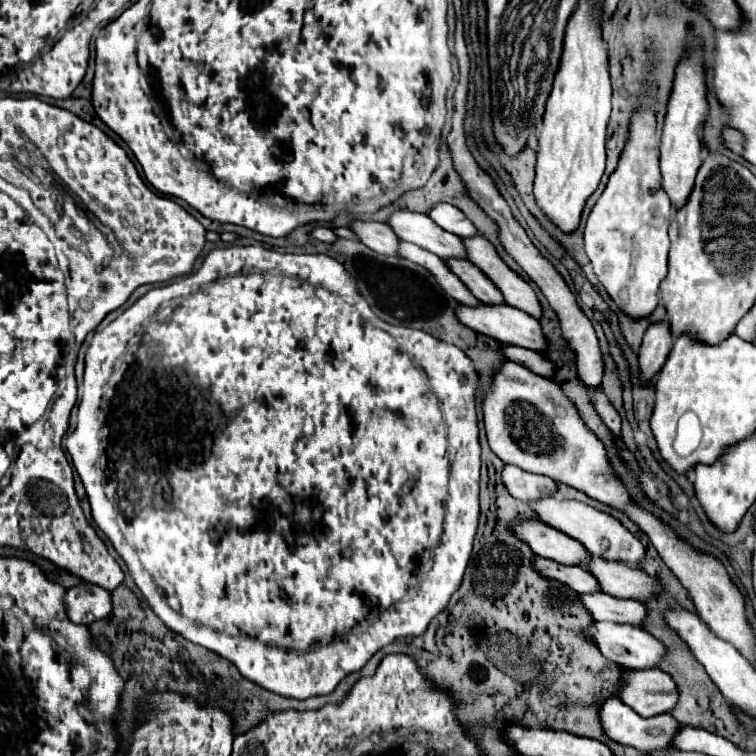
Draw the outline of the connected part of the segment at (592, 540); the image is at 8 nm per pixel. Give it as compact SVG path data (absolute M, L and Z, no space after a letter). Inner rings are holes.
M545 497L529 503L529 507L537 513L539 521L545 525L569 535L571 539L579 541L591 555L597 557L607 557L609 561L633 561L639 563L645 557L645 547L637 537L633 537L615 517L597 511L581 501L569 501L569 499L555 499L555 497Z

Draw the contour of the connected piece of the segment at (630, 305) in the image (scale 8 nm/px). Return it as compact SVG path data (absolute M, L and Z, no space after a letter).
M639 111L631 119L631 133L625 145L625 153L621 155L617 171L609 177L609 183L591 209L587 227L585 227L585 251L593 265L593 273L615 301L615 305L633 321L647 319L655 307L659 305L659 285L667 277L667 253L669 253L669 235L667 229L671 225L671 201L665 197L661 189L661 173L659 173L659 137L661 137L661 123L655 119L651 111Z

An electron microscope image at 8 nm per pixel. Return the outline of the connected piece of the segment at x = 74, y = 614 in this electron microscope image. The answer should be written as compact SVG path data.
M79 583L65 591L65 611L73 623L89 625L97 619L107 617L109 609L111 593L97 585Z

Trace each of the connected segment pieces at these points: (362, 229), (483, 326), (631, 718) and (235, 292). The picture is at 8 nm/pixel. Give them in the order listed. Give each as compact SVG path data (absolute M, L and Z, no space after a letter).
M353 221L349 225L349 229L359 237L359 241L383 255L397 255L397 241L399 237L385 225L385 223L377 223L377 221Z
M459 303L459 307L455 309L455 315L465 327L469 327L469 329L473 329L477 333L483 333L487 337L493 337L499 343L519 345L519 347L525 347L525 349L531 349L531 351L539 351L539 353L545 351L545 347L547 347L547 341L545 341L545 337L541 333L539 321L529 317L521 309L513 309L511 305L485 305L485 303L481 303L477 307L467 307L467 305Z
M607 697L599 705L599 723L603 727L603 733L621 745L631 745L643 753L653 753L653 749L671 749L671 737L673 729L677 729L677 721L669 715L657 715L657 717L639 717L629 705L625 705L619 697Z
M260 243L213 249L199 271L171 283L165 291L159 287L145 293L93 337L85 353L83 395L77 413L79 423L75 433L69 435L69 441L65 437L65 447L83 481L97 527L123 557L129 573L157 617L171 631L183 635L191 643L231 661L249 681L293 699L329 695L349 673L359 671L373 653L389 645L393 639L425 633L429 621L447 607L463 579L479 521L477 497L481 447L475 413L475 387L479 379L473 363L469 363L469 357L465 357L461 349L445 345L445 341L437 341L425 331L389 325L381 319L375 319L375 325L369 325L369 321L361 317L357 301L361 301L361 297L355 291L355 281L349 277L349 271L341 269L341 263L323 253L293 255L270 250Z

